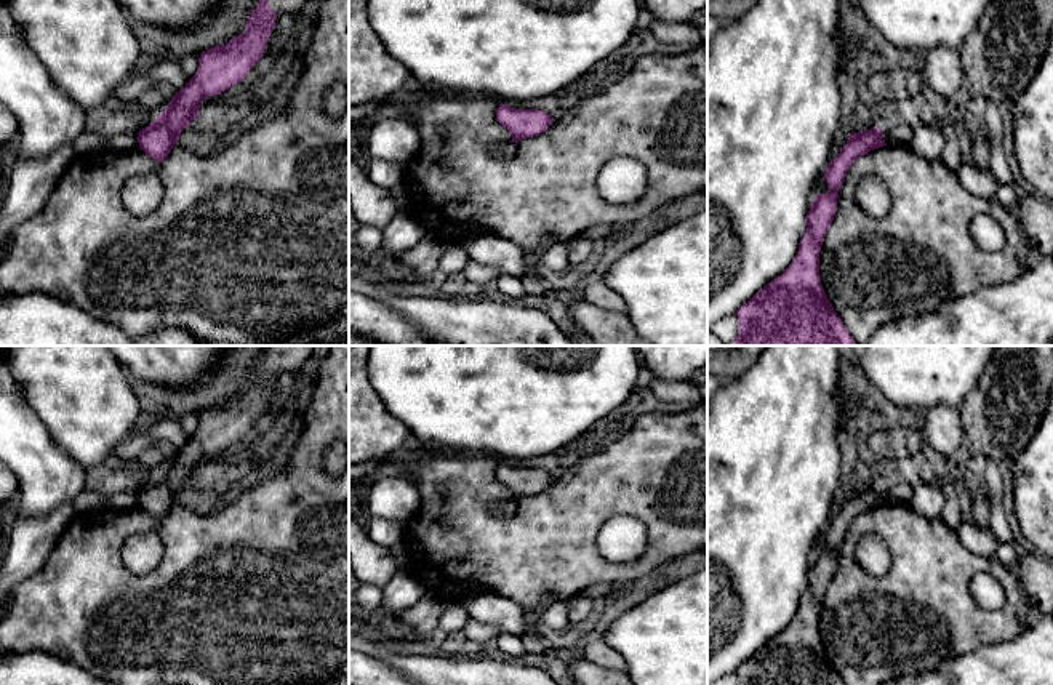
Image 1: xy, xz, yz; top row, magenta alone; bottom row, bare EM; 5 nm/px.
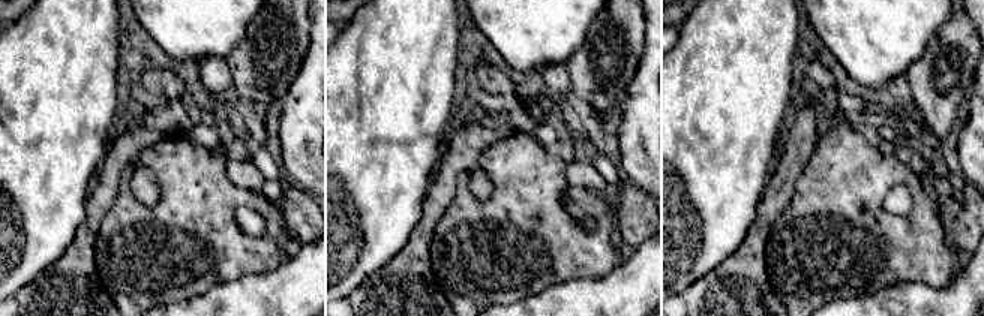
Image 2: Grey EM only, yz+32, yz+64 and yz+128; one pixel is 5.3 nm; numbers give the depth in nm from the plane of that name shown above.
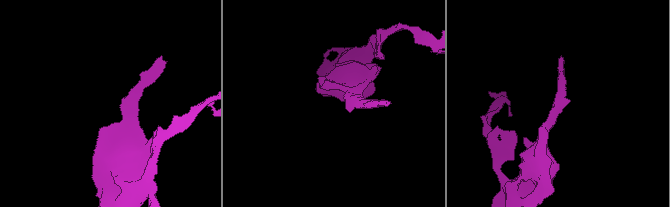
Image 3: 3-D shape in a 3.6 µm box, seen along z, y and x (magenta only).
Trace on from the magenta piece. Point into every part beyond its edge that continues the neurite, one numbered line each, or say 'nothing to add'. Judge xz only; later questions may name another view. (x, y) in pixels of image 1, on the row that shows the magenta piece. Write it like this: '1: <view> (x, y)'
1: xz (506, 151)

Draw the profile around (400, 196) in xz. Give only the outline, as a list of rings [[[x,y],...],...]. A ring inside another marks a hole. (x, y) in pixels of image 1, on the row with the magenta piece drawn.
[[[400,182],[387,190],[389,190],[389,195],[392,197],[392,200],[397,203],[400,211],[408,208],[410,192],[408,192],[408,187],[405,182]]]

